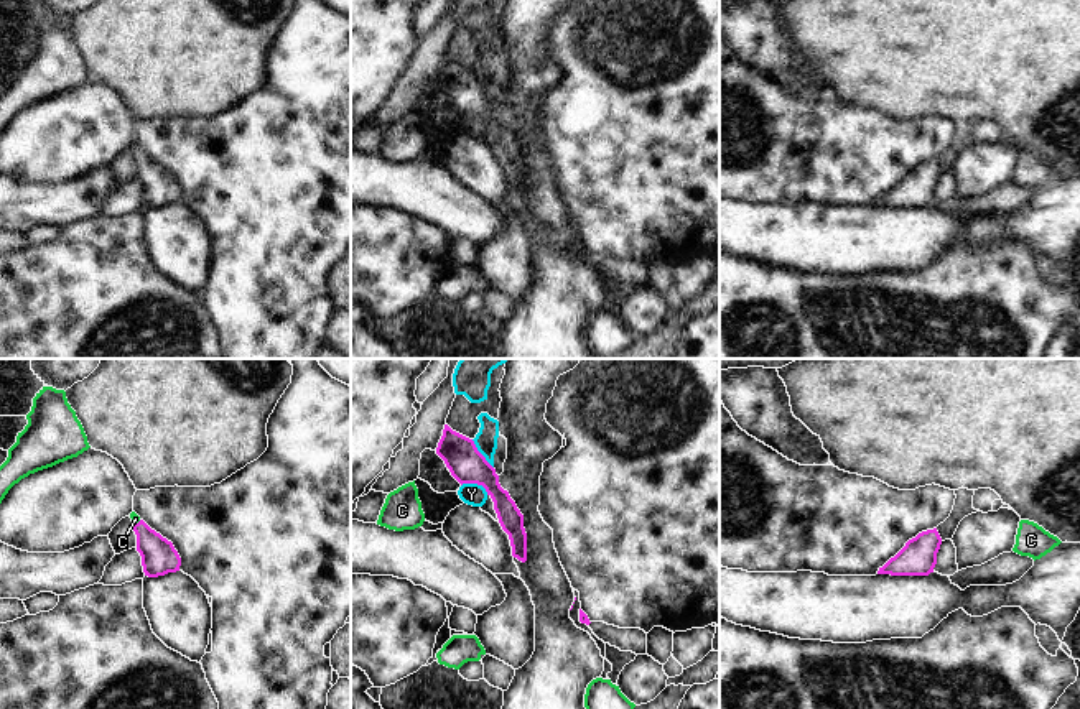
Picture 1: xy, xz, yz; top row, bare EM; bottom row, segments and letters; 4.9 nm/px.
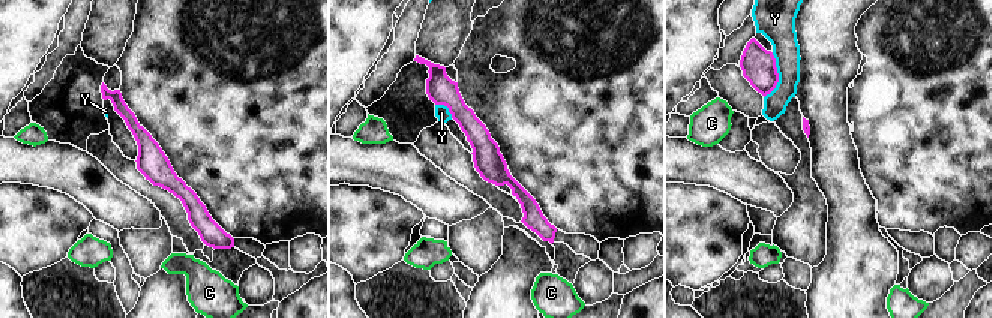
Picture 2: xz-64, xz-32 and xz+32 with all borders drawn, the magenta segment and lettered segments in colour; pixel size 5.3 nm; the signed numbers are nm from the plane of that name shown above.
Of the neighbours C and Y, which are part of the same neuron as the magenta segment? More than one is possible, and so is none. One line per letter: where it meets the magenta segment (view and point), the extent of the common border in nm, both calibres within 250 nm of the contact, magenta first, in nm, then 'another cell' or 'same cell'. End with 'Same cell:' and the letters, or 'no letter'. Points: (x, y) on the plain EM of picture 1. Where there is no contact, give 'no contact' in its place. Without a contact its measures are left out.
C: xy (139, 153) | 40 nm | 180/50 nm | same cell
Y: xz (476, 114) | 140 nm | 180/110 nm | another cell
Same cell: C

